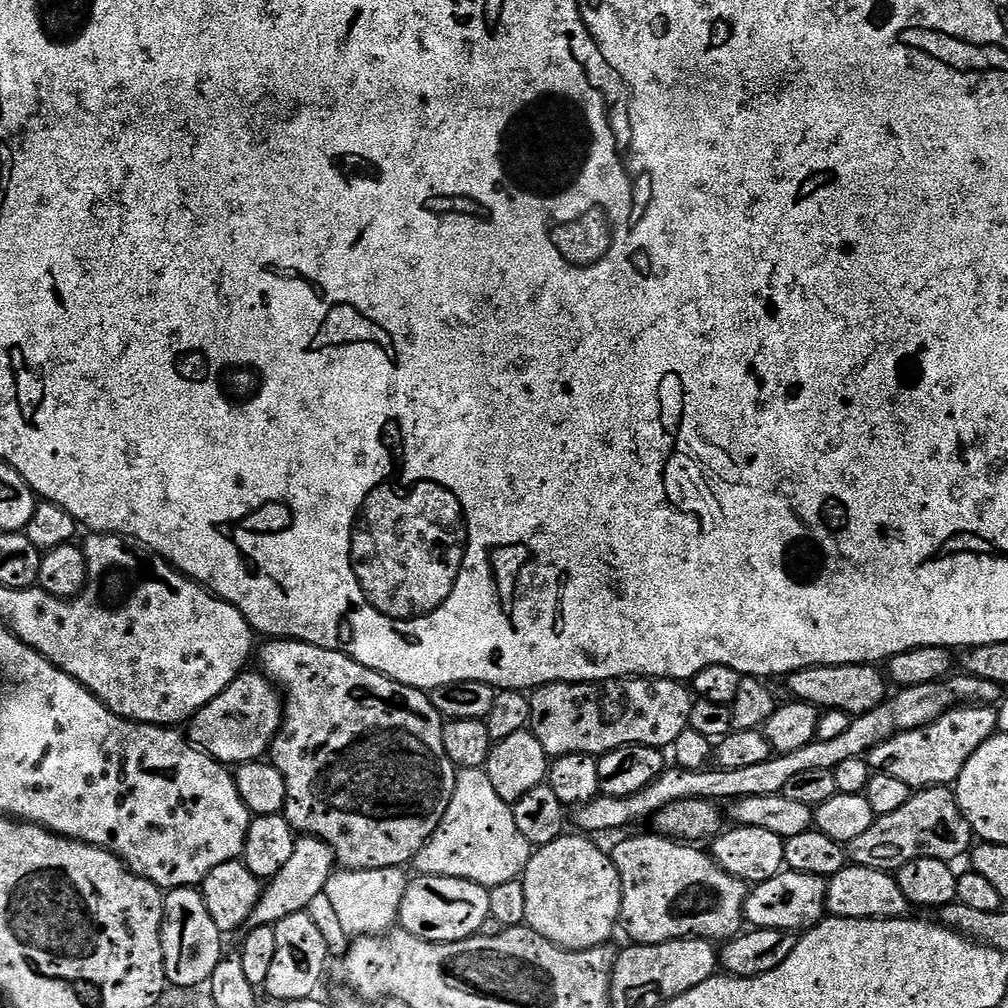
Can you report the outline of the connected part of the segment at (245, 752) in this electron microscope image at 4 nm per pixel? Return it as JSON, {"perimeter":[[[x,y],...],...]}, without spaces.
{"perimeter":[[[241,672],[230,686],[226,686],[226,690],[222,690],[222,694],[218,694],[218,698],[193,714],[186,728],[186,736],[191,743],[225,766],[249,764],[252,760],[267,757],[272,740],[284,723],[284,700],[277,685],[256,672]]]}

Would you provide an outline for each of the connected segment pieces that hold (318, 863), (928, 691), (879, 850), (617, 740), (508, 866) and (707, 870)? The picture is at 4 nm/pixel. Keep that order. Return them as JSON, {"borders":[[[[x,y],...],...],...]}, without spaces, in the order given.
{"borders":[[[[301,835],[294,846],[294,855],[286,861],[286,866],[282,866],[282,870],[278,870],[278,874],[272,877],[267,887],[261,891],[260,901],[256,903],[256,909],[252,912],[251,923],[274,926],[290,914],[307,910],[310,902],[318,894],[324,892],[327,880],[331,878],[336,867],[336,855],[333,854],[329,844],[318,836]]],[[[967,674],[953,675],[951,678],[939,680],[937,684],[914,686],[899,689],[889,695],[874,710],[852,718],[849,729],[838,737],[815,739],[802,746],[802,750],[794,750],[794,754],[785,756],[776,754],[766,762],[758,762],[758,766],[742,766],[741,768],[709,767],[707,770],[686,770],[679,766],[665,767],[664,773],[650,786],[646,786],[633,796],[598,795],[588,804],[581,804],[575,809],[576,824],[581,833],[616,832],[619,828],[628,828],[639,820],[655,817],[666,806],[679,800],[710,800],[713,802],[731,802],[755,795],[778,795],[783,793],[786,782],[794,778],[794,774],[802,774],[802,770],[835,769],[846,758],[867,757],[873,748],[886,742],[891,736],[900,732],[909,732],[915,728],[925,728],[930,722],[946,714],[951,708],[960,706],[996,706],[1002,699],[1001,685],[990,682],[986,678],[978,678]]],[[[937,786],[917,791],[908,799],[906,806],[894,810],[894,814],[877,816],[870,830],[854,838],[854,842],[847,845],[846,851],[852,864],[895,873],[918,858],[956,862],[959,856],[969,855],[973,844],[972,827],[958,806],[955,791],[948,786]]],[[[625,678],[586,684],[543,684],[531,693],[532,722],[530,730],[542,742],[549,758],[566,754],[586,754],[601,757],[627,744],[645,744],[661,750],[675,745],[678,734],[687,730],[693,693],[679,680]]],[[[461,768],[456,773],[456,785],[450,798],[450,806],[446,806],[446,814],[442,814],[438,830],[434,830],[432,837],[416,855],[414,868],[417,868],[415,871],[421,876],[462,878],[489,889],[502,886],[502,882],[521,879],[533,851],[533,845],[526,838],[522,838],[518,822],[514,822],[512,805],[498,796],[498,790],[494,790],[494,782],[490,782],[487,771],[484,768]]],[[[651,834],[652,836],[628,836],[625,840],[620,840],[616,844],[616,849],[611,849],[612,864],[618,870],[620,875],[620,885],[622,886],[622,906],[620,907],[620,919],[622,928],[628,931],[629,941],[638,944],[661,944],[662,942],[670,942],[671,940],[684,940],[687,936],[700,936],[703,940],[711,940],[713,942],[727,942],[733,936],[739,936],[745,927],[744,904],[748,900],[750,891],[749,885],[743,880],[734,878],[729,872],[724,872],[720,865],[712,859],[707,851],[699,852],[699,847],[693,846],[688,842],[677,842],[667,836],[659,834]]]]}

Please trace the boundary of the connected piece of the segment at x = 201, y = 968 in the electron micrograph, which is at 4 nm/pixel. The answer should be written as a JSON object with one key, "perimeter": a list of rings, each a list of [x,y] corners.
{"perimeter":[[[199,887],[173,888],[164,897],[164,921],[162,922],[162,958],[168,984],[172,988],[183,988],[185,990],[199,989],[199,984],[207,985],[214,968],[218,966],[221,957],[225,955],[225,937],[218,930],[214,918],[210,918],[210,910],[204,901],[204,893]]]}

